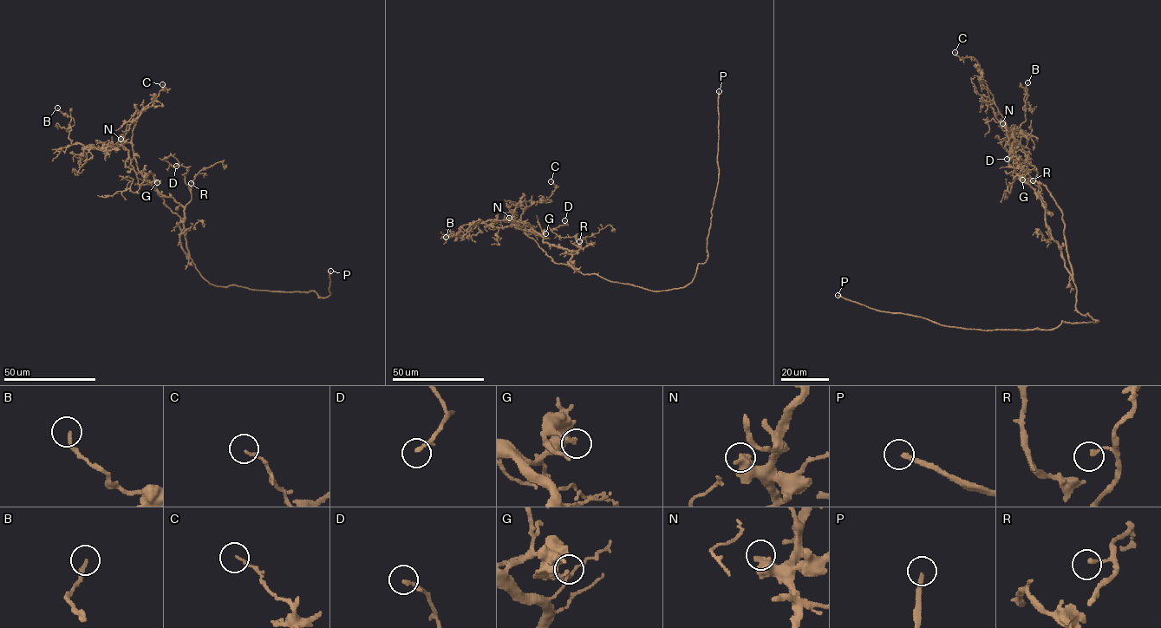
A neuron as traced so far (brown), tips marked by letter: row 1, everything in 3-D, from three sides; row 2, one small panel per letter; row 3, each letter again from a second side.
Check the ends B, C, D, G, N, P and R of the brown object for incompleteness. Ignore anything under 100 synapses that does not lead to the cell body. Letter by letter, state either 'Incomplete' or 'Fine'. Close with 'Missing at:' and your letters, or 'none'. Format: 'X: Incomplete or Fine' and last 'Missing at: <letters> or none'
B: Fine
C: Fine
D: Fine
G: Fine
N: Fine
P: Incomplete
R: Fine
Missing at: P

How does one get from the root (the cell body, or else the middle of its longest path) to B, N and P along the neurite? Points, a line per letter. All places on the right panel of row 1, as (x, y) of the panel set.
B: (1081, 314), (1061, 209), (1045, 186), (1025, 180), (1014, 131), (1007, 134), (1026, 120), (1027, 82)
N: (1081, 314), (1076, 309), (1076, 285), (1061, 209), (1045, 186), (1025, 180), (1018, 163), (1014, 138), (1002, 123)
P: (1081, 314), (1088, 314), (1098, 321), (1062, 321), (1048, 330), (971, 330), (877, 310), (838, 295)

